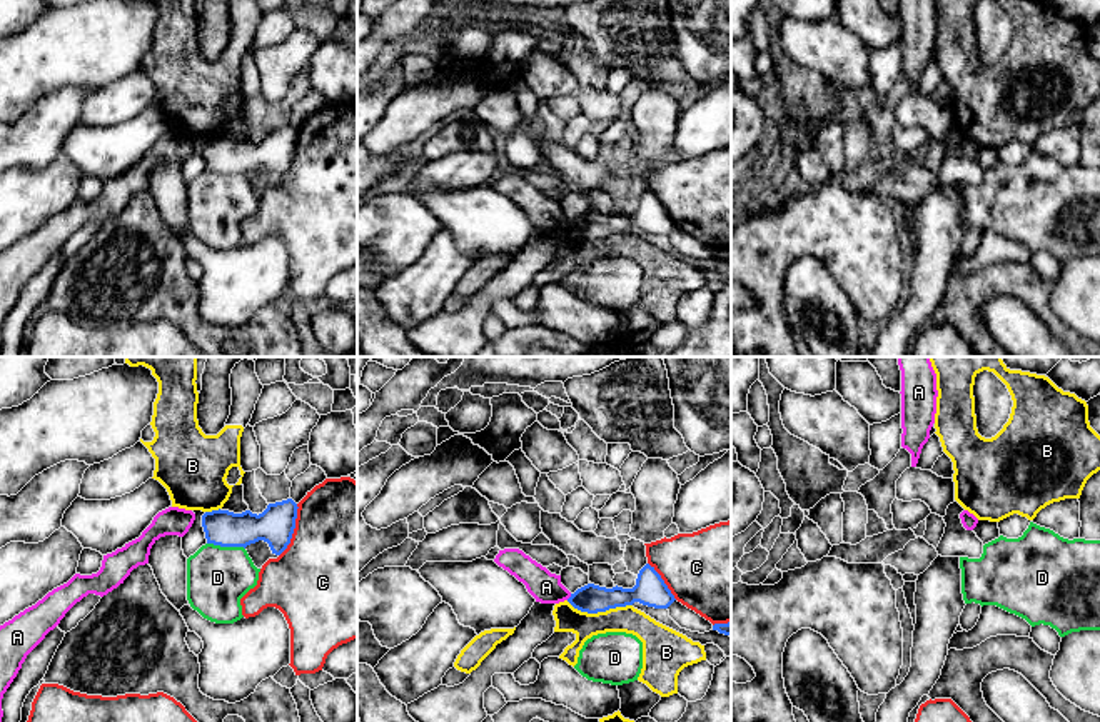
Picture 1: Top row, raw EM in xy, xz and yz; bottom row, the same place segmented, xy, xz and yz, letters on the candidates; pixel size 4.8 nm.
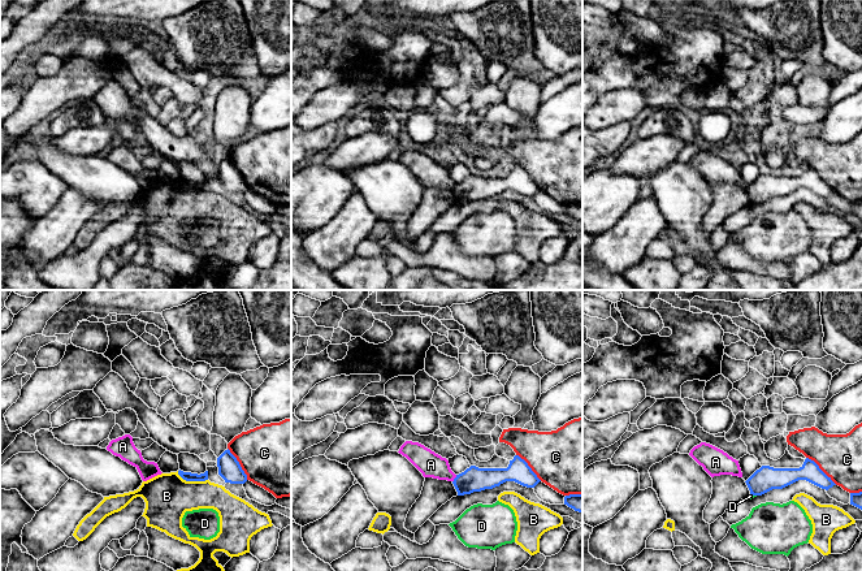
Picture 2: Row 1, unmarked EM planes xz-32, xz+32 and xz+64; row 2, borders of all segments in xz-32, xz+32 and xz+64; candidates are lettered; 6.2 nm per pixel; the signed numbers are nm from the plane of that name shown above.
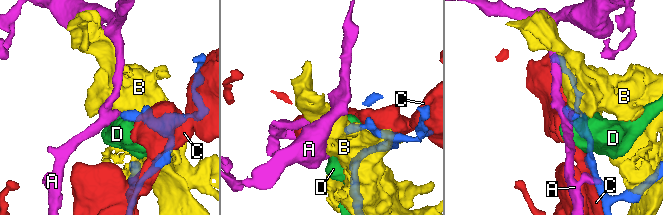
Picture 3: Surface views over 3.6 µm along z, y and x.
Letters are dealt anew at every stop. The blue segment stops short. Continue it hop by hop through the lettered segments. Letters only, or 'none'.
none

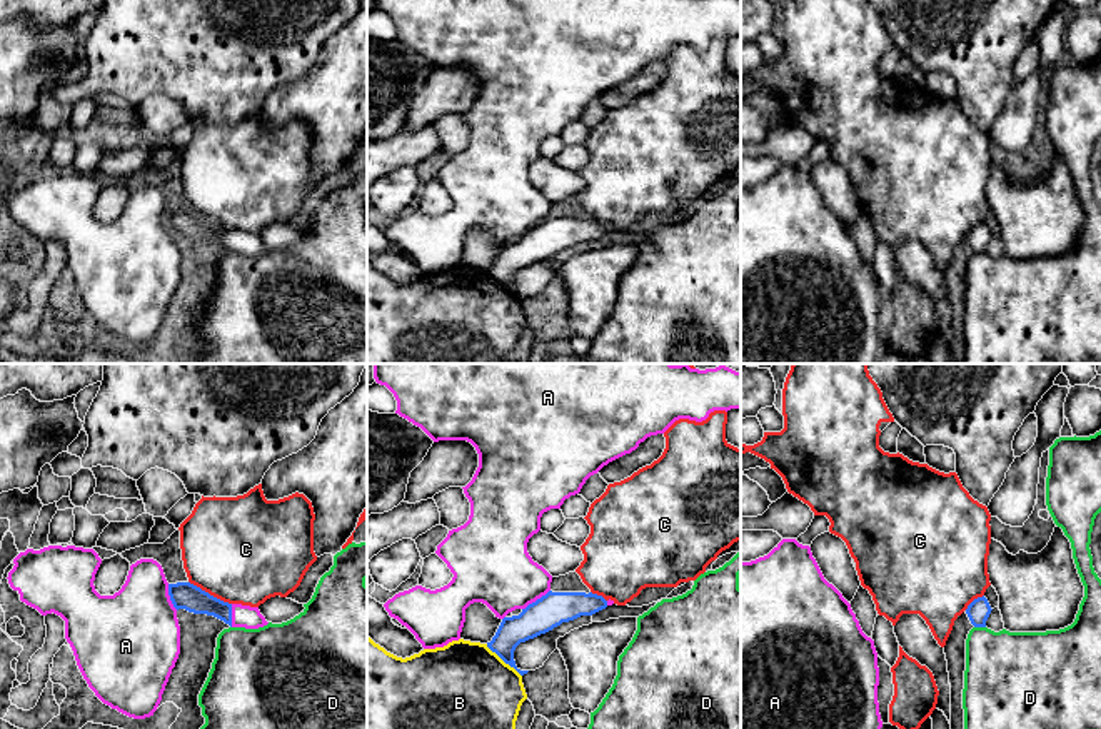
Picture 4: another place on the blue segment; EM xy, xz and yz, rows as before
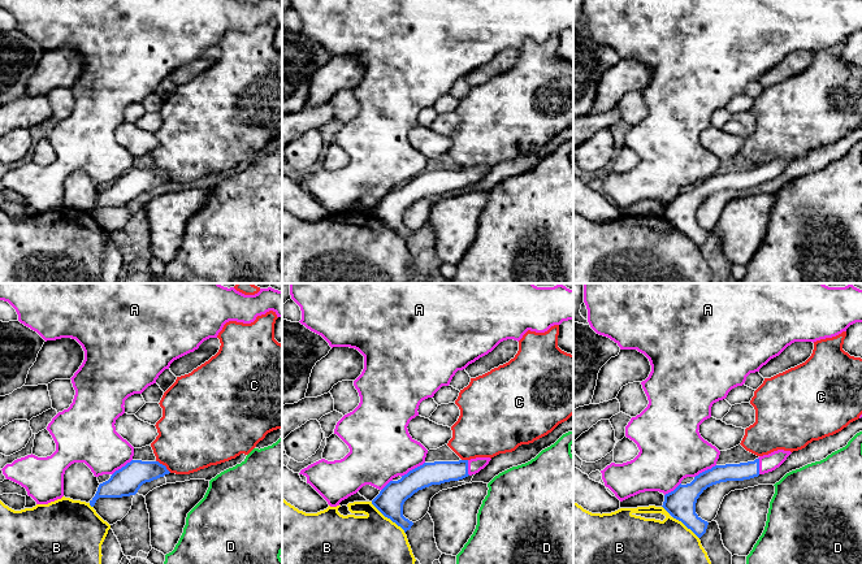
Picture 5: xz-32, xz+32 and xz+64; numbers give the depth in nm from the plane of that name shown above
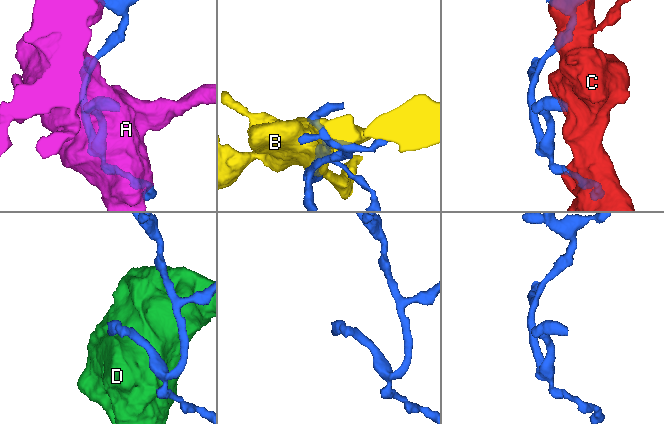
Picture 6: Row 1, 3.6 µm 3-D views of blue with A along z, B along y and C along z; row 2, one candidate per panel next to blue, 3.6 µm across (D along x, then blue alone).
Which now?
A

